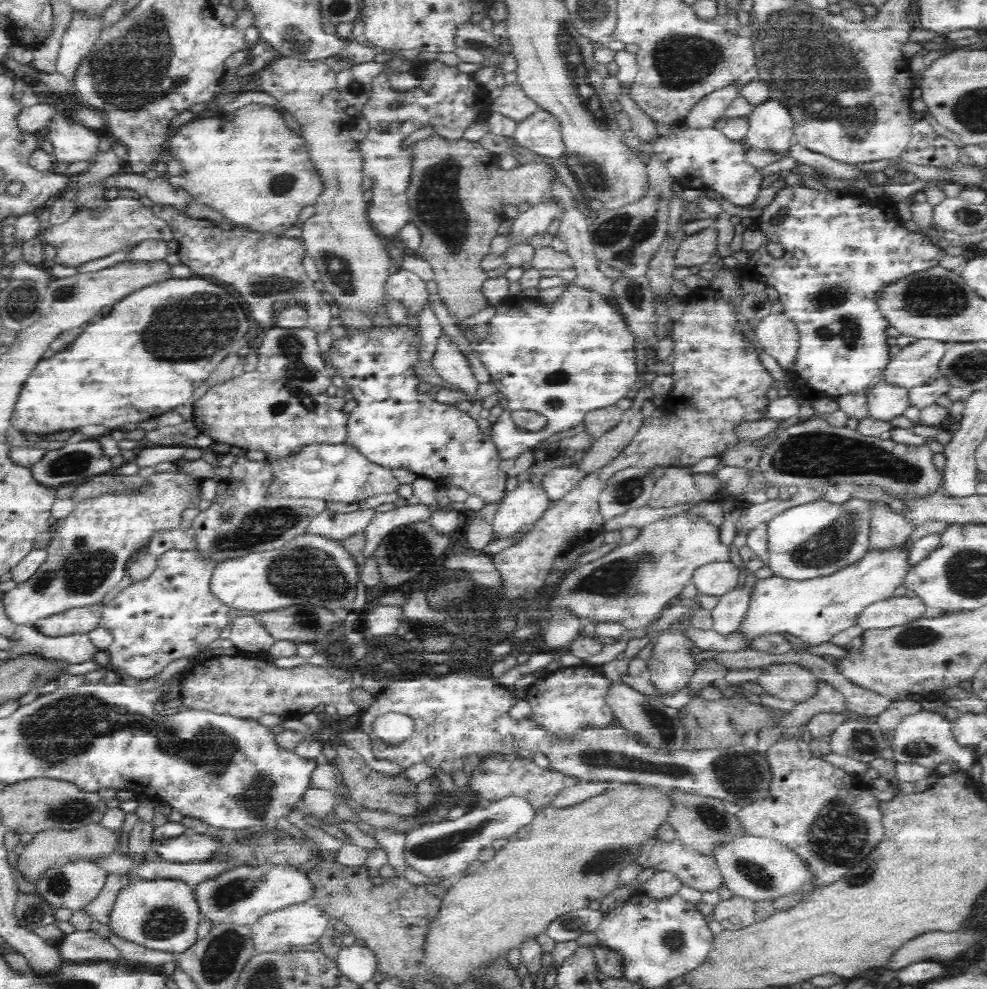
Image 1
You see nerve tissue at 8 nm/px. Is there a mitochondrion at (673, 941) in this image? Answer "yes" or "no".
yes

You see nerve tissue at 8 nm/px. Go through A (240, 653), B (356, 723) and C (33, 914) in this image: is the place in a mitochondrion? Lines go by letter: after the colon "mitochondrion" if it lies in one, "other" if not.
A: other
B: other
C: mitochondrion

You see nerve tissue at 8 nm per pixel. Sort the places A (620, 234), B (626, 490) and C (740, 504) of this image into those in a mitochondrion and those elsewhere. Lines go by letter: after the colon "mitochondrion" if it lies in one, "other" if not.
A: mitochondrion
B: mitochondrion
C: other

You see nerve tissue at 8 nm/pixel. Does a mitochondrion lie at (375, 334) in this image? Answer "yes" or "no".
no

